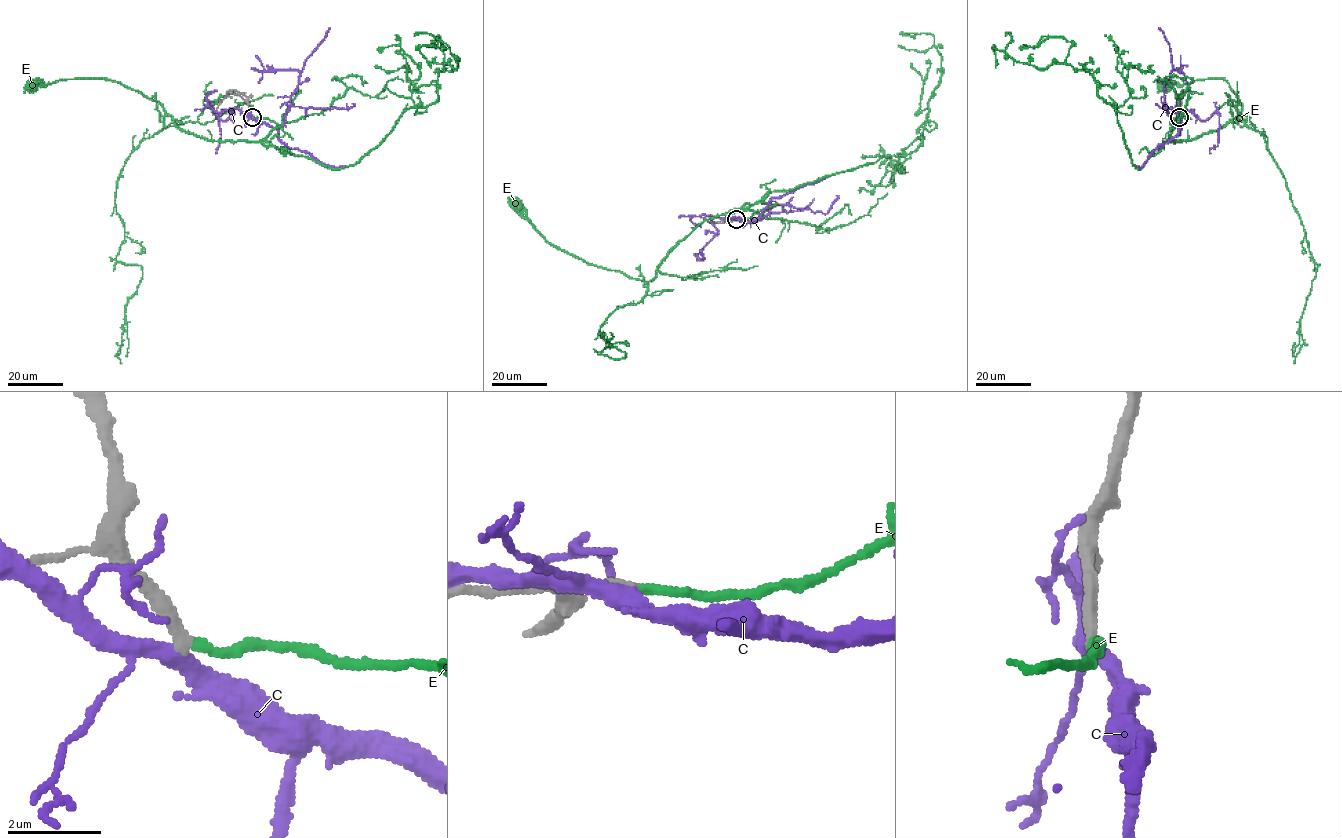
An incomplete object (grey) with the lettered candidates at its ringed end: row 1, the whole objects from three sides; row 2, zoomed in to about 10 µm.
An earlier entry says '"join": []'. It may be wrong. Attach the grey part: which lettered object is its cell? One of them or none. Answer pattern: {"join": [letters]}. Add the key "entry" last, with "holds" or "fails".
{"join": [], "entry": "holds"}

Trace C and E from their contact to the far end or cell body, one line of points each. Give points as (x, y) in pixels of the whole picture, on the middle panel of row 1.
C: (736, 218), (753, 221), (762, 218), (775, 204), (781, 205), (786, 212), (804, 208), (813, 198)
E: (737, 218), (762, 212), (742, 209), (700, 222), (668, 253), (656, 275), (643, 281), (550, 245), (514, 205)

